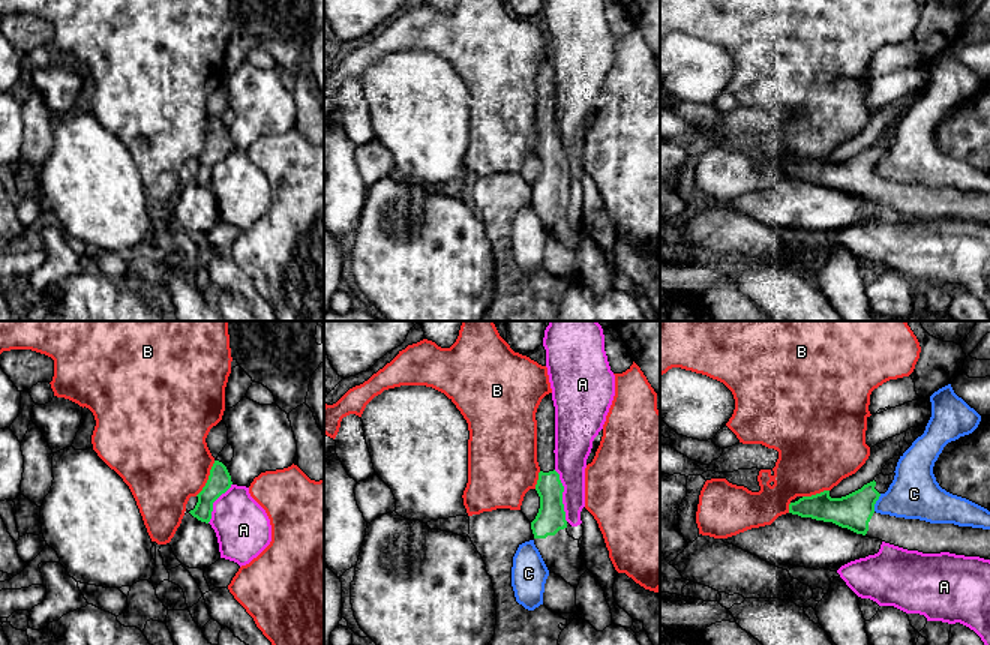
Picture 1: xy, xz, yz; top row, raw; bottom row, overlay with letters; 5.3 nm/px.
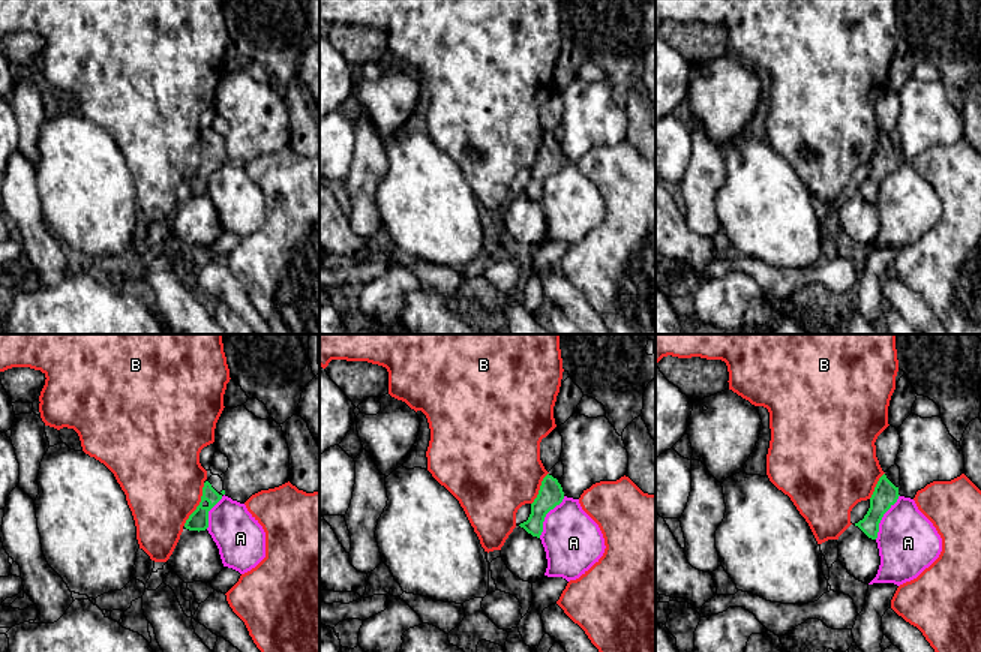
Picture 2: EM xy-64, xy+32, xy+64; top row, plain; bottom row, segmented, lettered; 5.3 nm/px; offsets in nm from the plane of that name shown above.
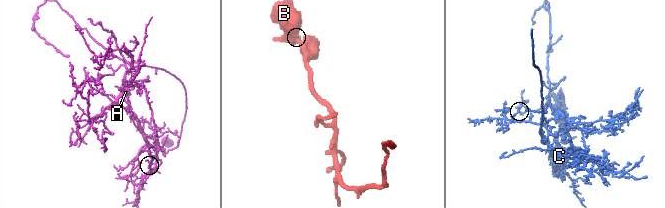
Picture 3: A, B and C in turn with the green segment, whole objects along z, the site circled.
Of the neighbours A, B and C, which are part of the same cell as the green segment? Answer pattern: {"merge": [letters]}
{"merge": []}

